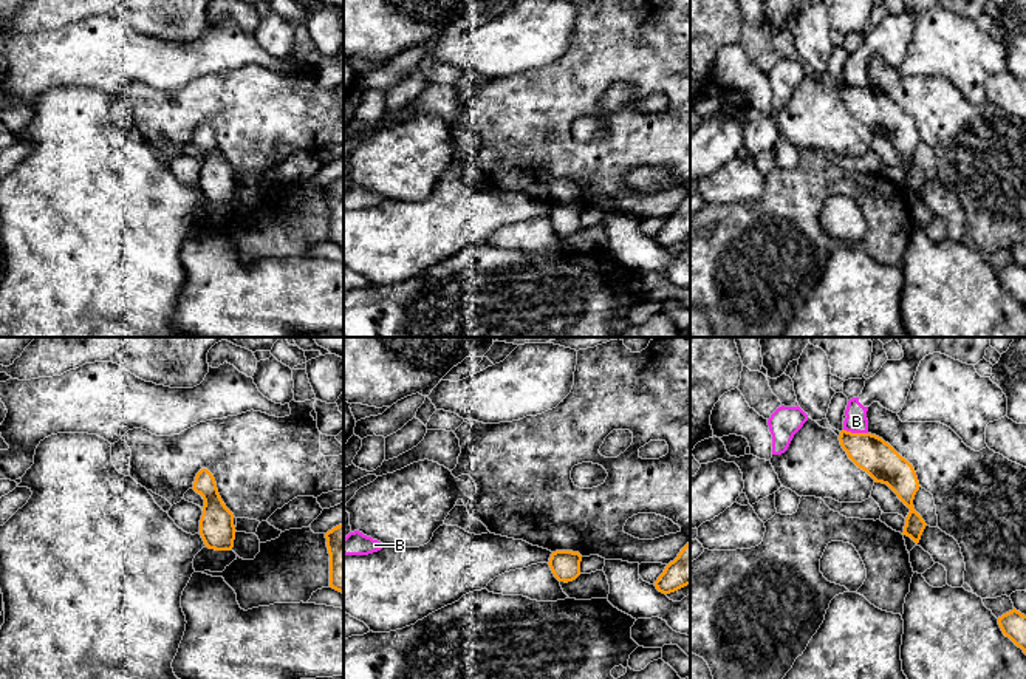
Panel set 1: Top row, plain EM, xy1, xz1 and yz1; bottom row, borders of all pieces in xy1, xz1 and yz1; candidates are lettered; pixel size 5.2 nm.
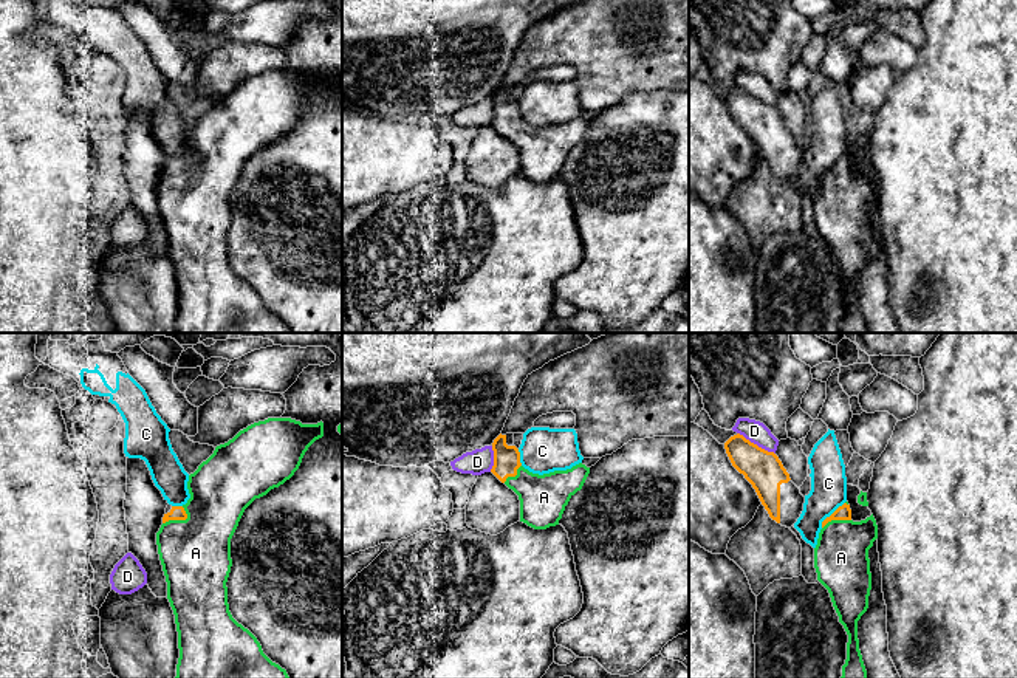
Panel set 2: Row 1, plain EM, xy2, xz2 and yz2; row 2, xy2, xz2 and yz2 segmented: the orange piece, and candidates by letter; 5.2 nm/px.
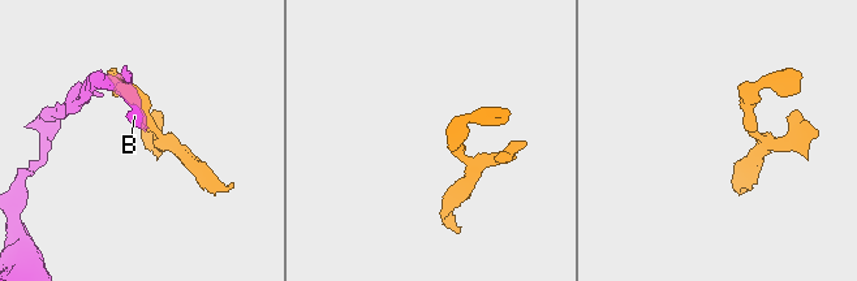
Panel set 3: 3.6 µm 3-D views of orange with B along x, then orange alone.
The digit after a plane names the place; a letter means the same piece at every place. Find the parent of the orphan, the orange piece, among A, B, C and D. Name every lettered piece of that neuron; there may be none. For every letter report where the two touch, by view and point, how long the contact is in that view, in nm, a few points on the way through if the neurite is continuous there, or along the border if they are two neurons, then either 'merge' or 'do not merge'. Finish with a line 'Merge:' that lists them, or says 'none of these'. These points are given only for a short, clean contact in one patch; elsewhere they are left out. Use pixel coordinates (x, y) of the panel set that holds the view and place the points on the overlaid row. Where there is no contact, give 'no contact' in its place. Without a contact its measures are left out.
A: contact xy2 (178, 519); length 150 nm; way xy2 (177, 513), (178, 519), (194, 537), (195, 553); merge
B: contact yz1 (856, 433); length 130 nm; border yz1 (844, 429), (867, 433); do not merge
C: contact yz2 (832, 514); length 180 nm; border yz2 (844, 502), (821, 527); do not merge
D: contact yz2 (756, 445); length 240 nm; do not merge
Merge: A

